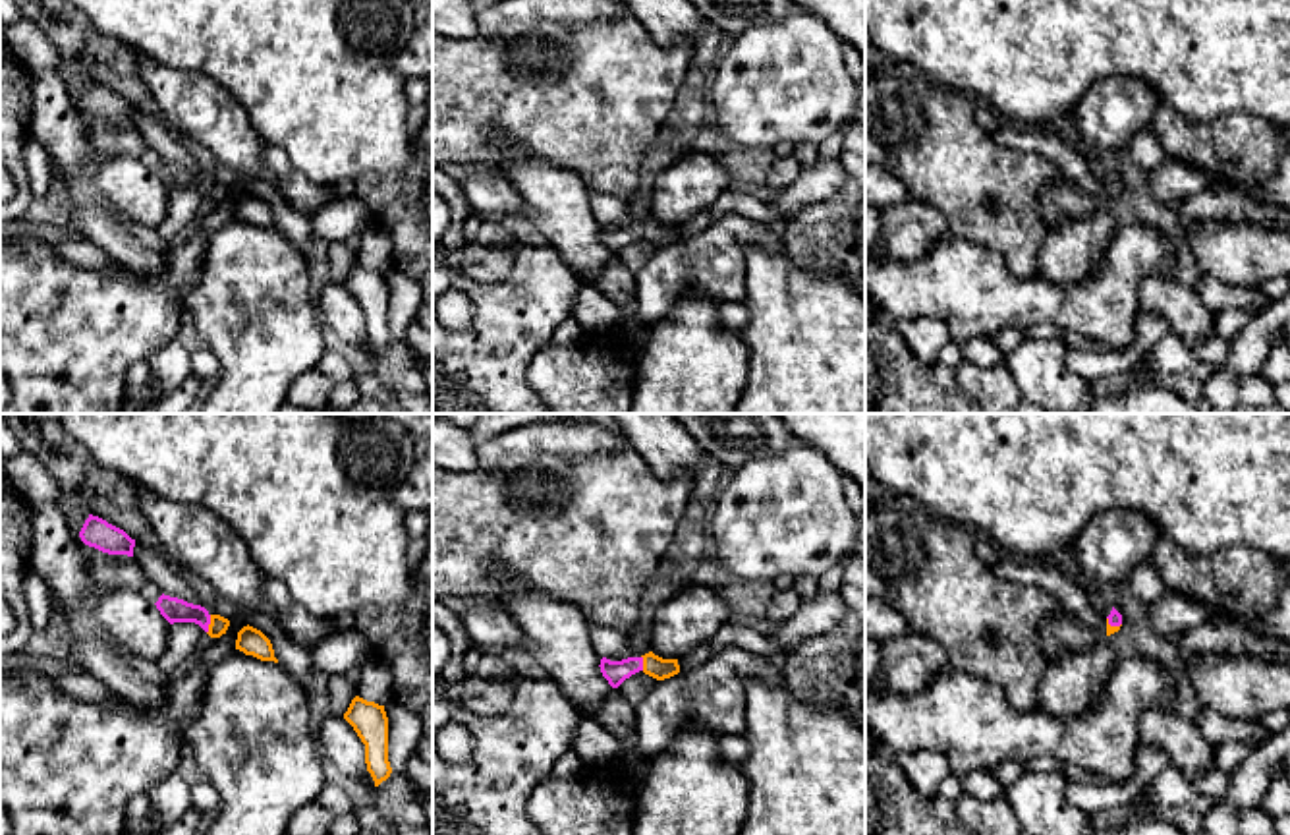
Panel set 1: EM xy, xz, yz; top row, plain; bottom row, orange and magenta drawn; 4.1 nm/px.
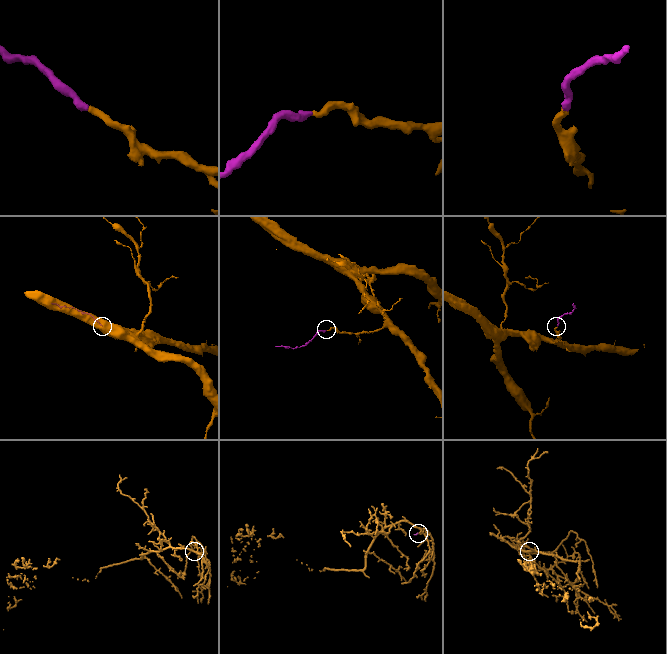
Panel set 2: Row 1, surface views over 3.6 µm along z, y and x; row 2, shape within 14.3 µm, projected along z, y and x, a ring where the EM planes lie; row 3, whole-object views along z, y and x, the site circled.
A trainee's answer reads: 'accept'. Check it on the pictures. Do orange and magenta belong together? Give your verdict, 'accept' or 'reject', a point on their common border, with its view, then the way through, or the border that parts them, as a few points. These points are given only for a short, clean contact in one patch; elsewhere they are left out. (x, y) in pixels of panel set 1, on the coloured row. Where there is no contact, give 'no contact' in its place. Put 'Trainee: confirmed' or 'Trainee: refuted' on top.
Trainee: confirmed
accept; meets orange in xy at (209, 625); runs through xy (219, 625), (209, 625), (196, 613), (172, 609)

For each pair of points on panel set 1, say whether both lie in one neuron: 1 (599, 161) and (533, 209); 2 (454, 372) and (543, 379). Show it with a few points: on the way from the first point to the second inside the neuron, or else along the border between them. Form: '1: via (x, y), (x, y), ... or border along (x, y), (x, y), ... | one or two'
1: border along (535, 157), (572, 169), (584, 180) | two
2: border along (549, 343), (530, 364), (530, 387), (535, 393) | two

